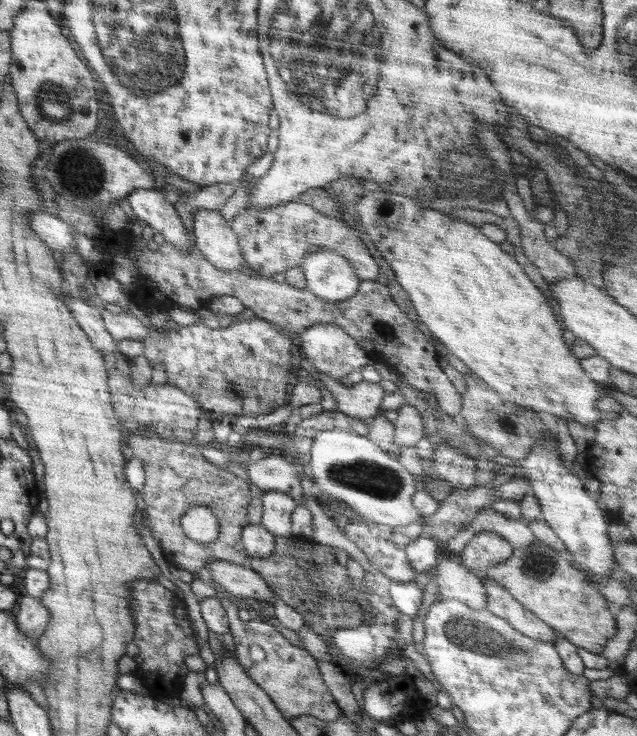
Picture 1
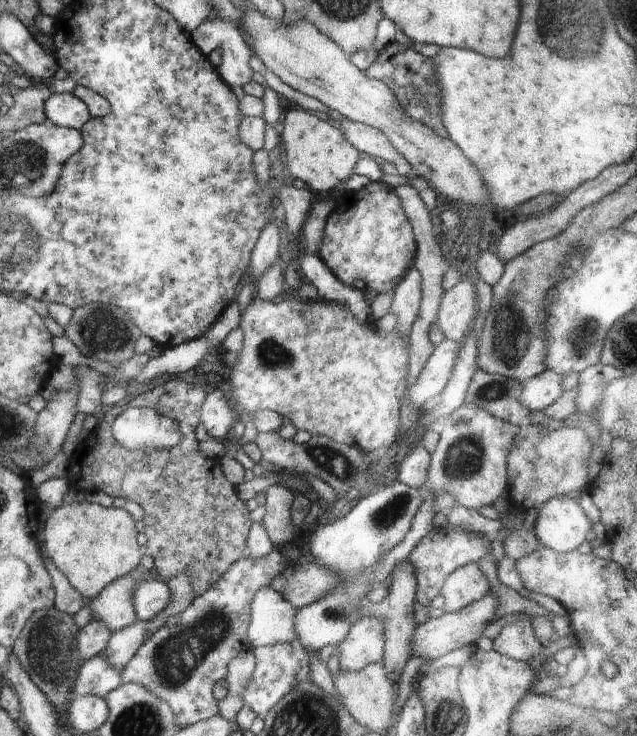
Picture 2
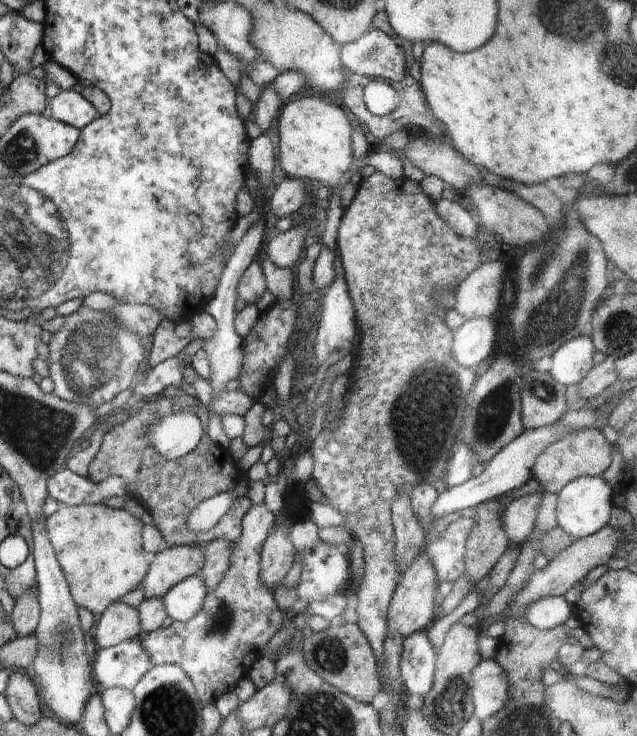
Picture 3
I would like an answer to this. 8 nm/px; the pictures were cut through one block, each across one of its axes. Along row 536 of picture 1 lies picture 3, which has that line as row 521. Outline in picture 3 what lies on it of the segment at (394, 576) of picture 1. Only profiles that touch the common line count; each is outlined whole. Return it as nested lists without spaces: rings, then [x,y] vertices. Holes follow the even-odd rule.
[[[376,171],[371,176],[363,178],[360,182],[356,196],[349,206],[348,210],[343,212],[340,226],[338,228],[338,237],[336,238],[337,252],[339,256],[339,269],[345,278],[348,294],[355,308],[355,319],[357,320],[358,338],[356,348],[353,352],[354,376],[349,380],[344,398],[347,399],[347,404],[343,410],[343,414],[335,429],[322,429],[316,438],[309,442],[307,447],[310,448],[310,454],[313,458],[313,472],[310,476],[315,481],[315,484],[322,490],[323,496],[329,501],[330,506],[339,510],[347,520],[350,526],[349,532],[352,533],[354,539],[360,540],[363,544],[365,573],[364,578],[360,580],[359,589],[354,596],[356,603],[355,609],[358,614],[357,625],[368,639],[372,650],[377,658],[378,663],[383,662],[384,641],[387,637],[389,626],[387,625],[387,612],[391,603],[392,595],[396,590],[396,585],[399,583],[399,568],[395,557],[395,532],[393,525],[390,524],[391,506],[397,497],[399,491],[408,491],[418,485],[428,483],[434,485],[437,480],[443,480],[445,470],[452,456],[452,448],[457,444],[458,434],[460,434],[460,424],[465,419],[469,402],[468,392],[477,380],[478,370],[473,370],[468,367],[463,367],[451,353],[451,344],[453,343],[453,331],[448,328],[444,318],[448,307],[438,305],[438,294],[448,293],[453,294],[457,286],[473,271],[481,265],[480,250],[476,242],[476,238],[464,238],[454,229],[448,222],[438,216],[435,209],[435,202],[421,189],[421,186],[416,181],[411,181],[405,176],[399,179],[393,179],[381,172]]]

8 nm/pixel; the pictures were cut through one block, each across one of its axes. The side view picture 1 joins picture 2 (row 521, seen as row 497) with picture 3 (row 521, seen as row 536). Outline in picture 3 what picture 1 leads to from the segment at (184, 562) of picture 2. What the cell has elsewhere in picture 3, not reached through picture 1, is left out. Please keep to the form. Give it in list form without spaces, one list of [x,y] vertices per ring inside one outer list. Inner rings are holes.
[[[179,389],[179,392],[174,396],[168,396],[164,393],[159,394],[158,396],[155,396],[152,399],[150,399],[150,401],[146,402],[146,404],[142,407],[142,410],[139,410],[135,415],[130,415],[125,422],[114,425],[103,436],[103,441],[100,446],[100,449],[98,450],[97,454],[94,456],[91,463],[89,464],[89,469],[88,469],[86,478],[90,479],[93,483],[101,483],[103,480],[106,480],[109,476],[112,476],[112,475],[120,476],[120,478],[123,478],[125,480],[125,483],[127,484],[127,490],[129,494],[128,497],[134,498],[146,510],[148,510],[148,512],[152,515],[153,524],[156,527],[158,527],[158,530],[161,532],[161,535],[163,536],[163,539],[165,540],[165,543],[170,547],[178,546],[178,545],[206,545],[218,539],[226,539],[227,541],[232,541],[236,543],[241,533],[242,519],[244,518],[244,515],[246,514],[246,512],[248,512],[248,510],[250,510],[252,507],[251,500],[247,496],[236,498],[236,500],[234,501],[234,504],[232,505],[232,508],[230,508],[230,510],[228,510],[228,512],[224,516],[222,516],[222,518],[220,518],[220,520],[212,528],[210,528],[210,530],[207,530],[206,532],[202,532],[202,531],[196,532],[196,531],[190,530],[187,527],[187,518],[190,516],[190,513],[202,501],[205,501],[206,499],[209,499],[210,497],[213,497],[214,495],[231,491],[242,478],[242,473],[240,469],[238,468],[238,464],[232,458],[229,448],[225,448],[224,446],[219,445],[218,443],[213,443],[210,437],[208,436],[206,429],[203,432],[200,442],[196,445],[196,448],[194,448],[192,452],[189,452],[188,454],[186,454],[186,456],[183,456],[177,459],[170,460],[170,459],[164,458],[161,454],[158,454],[158,451],[152,446],[152,443],[148,434],[149,427],[151,427],[152,425],[155,425],[156,423],[159,423],[164,417],[167,417],[168,415],[171,415],[172,413],[181,413],[182,411],[184,411],[185,413],[195,414],[201,420],[201,423],[203,424],[204,428],[208,426],[208,409],[206,409],[206,407],[202,405],[202,403],[198,401],[196,398],[188,394],[185,394],[185,392],[181,389]]]

